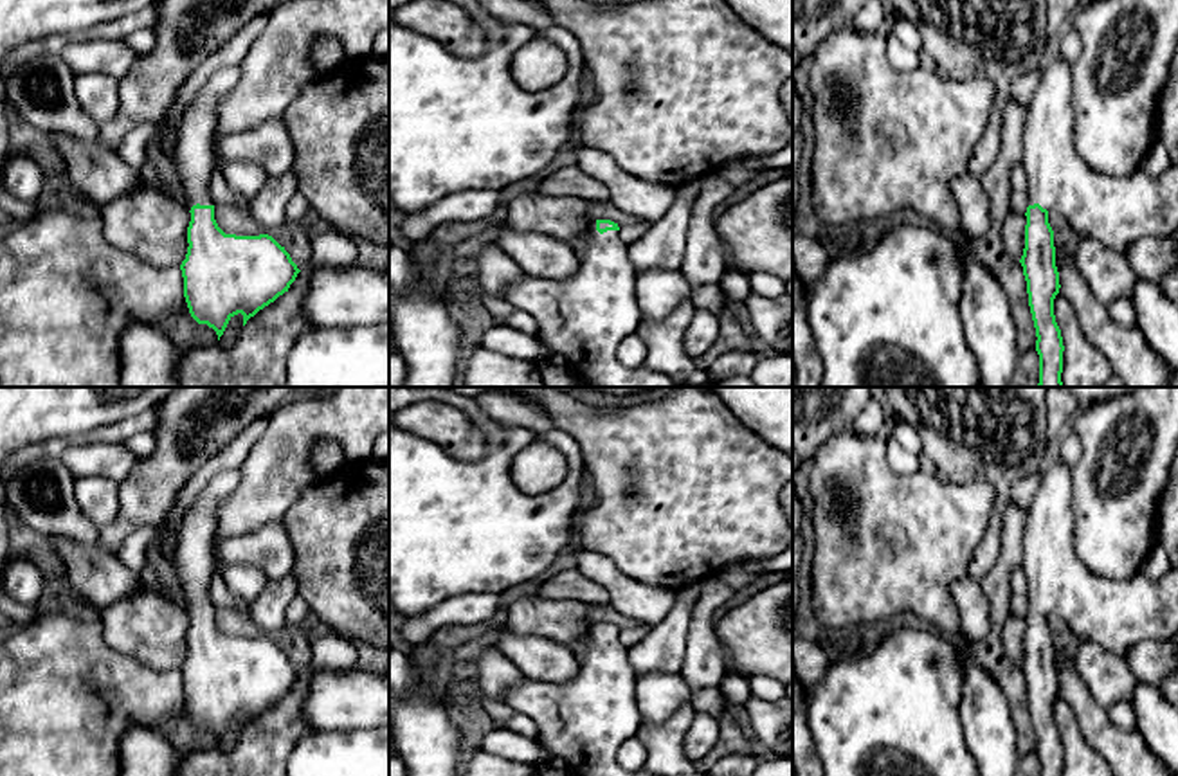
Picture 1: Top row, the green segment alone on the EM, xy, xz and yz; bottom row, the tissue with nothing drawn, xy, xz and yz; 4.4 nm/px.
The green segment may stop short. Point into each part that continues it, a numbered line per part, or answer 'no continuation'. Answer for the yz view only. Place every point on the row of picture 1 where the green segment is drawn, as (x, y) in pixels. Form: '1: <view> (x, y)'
1: yz (1114, 211)

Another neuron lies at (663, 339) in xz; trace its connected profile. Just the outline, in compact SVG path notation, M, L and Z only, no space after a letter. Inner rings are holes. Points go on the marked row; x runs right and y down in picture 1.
M692 297L684 299L666 319L641 320L634 331L647 346L643 365L668 376L675 385L695 385L708 380L683 347L693 310Z

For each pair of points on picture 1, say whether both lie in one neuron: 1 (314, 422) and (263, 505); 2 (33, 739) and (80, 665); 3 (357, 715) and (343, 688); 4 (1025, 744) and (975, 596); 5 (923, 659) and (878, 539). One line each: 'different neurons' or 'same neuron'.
1: same neuron
2: same neuron
3: same neuron
4: different neurons
5: different neurons

